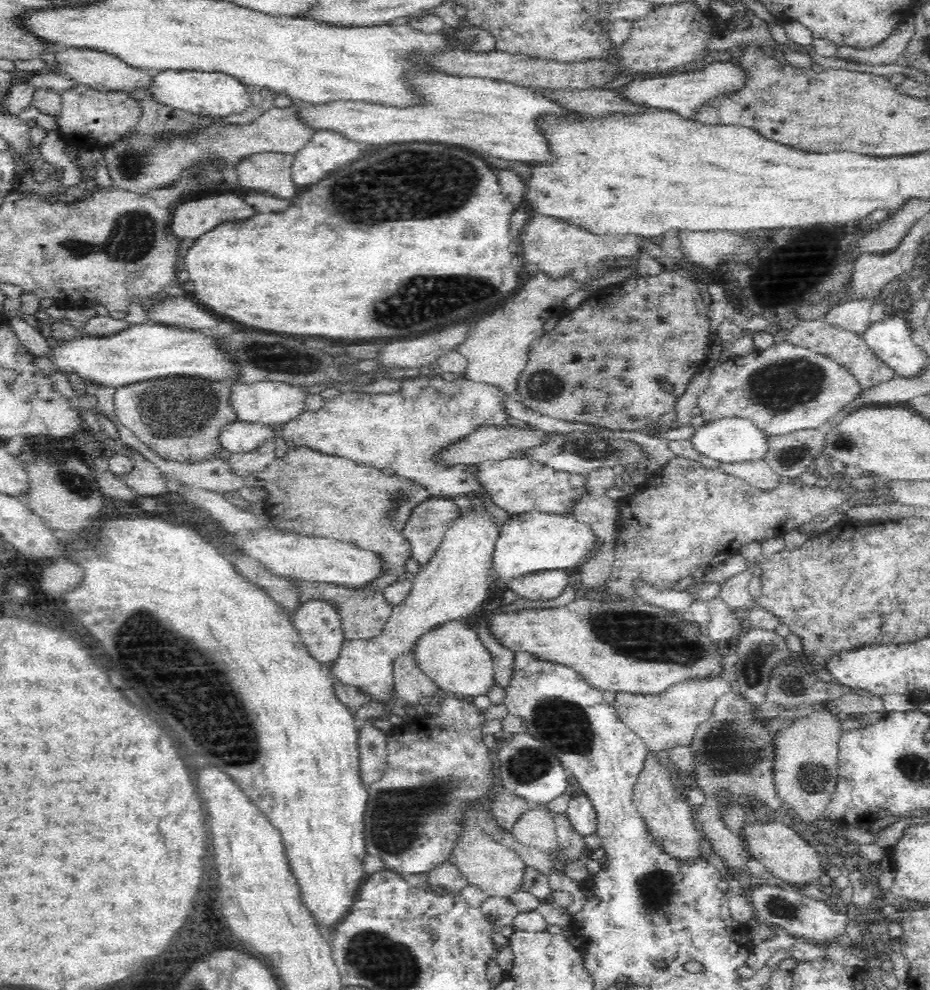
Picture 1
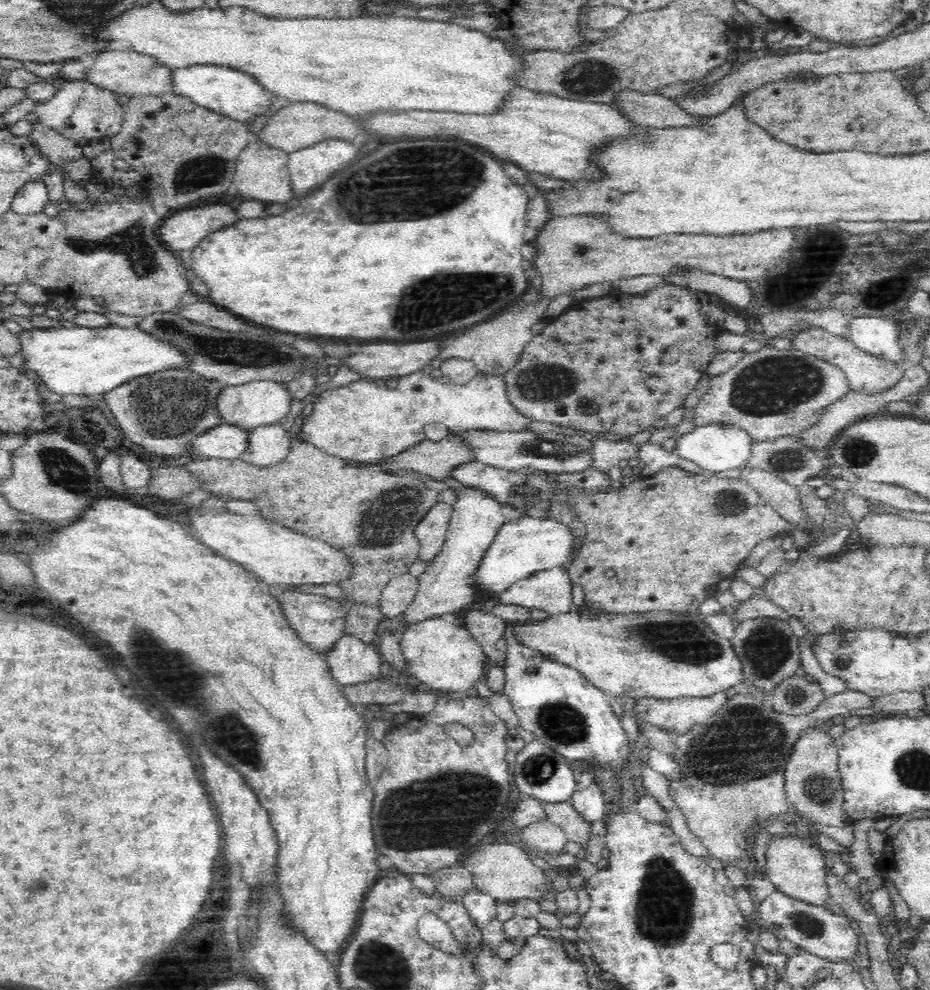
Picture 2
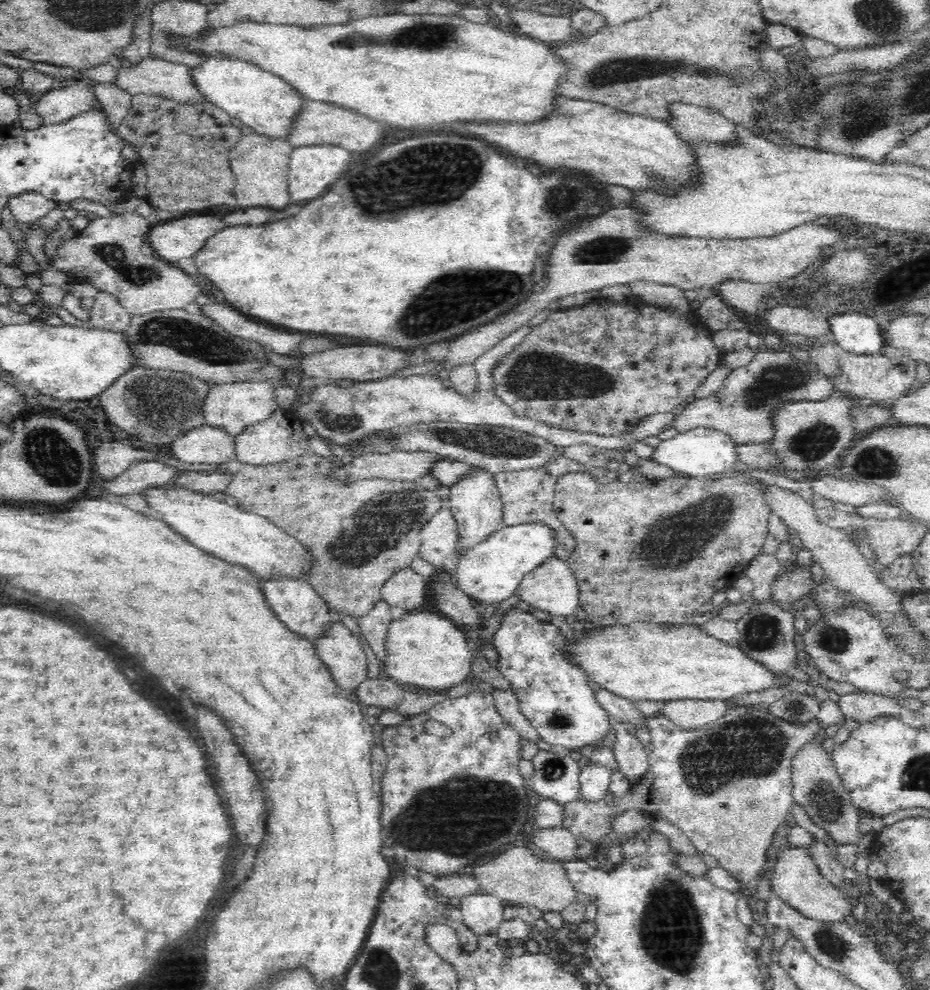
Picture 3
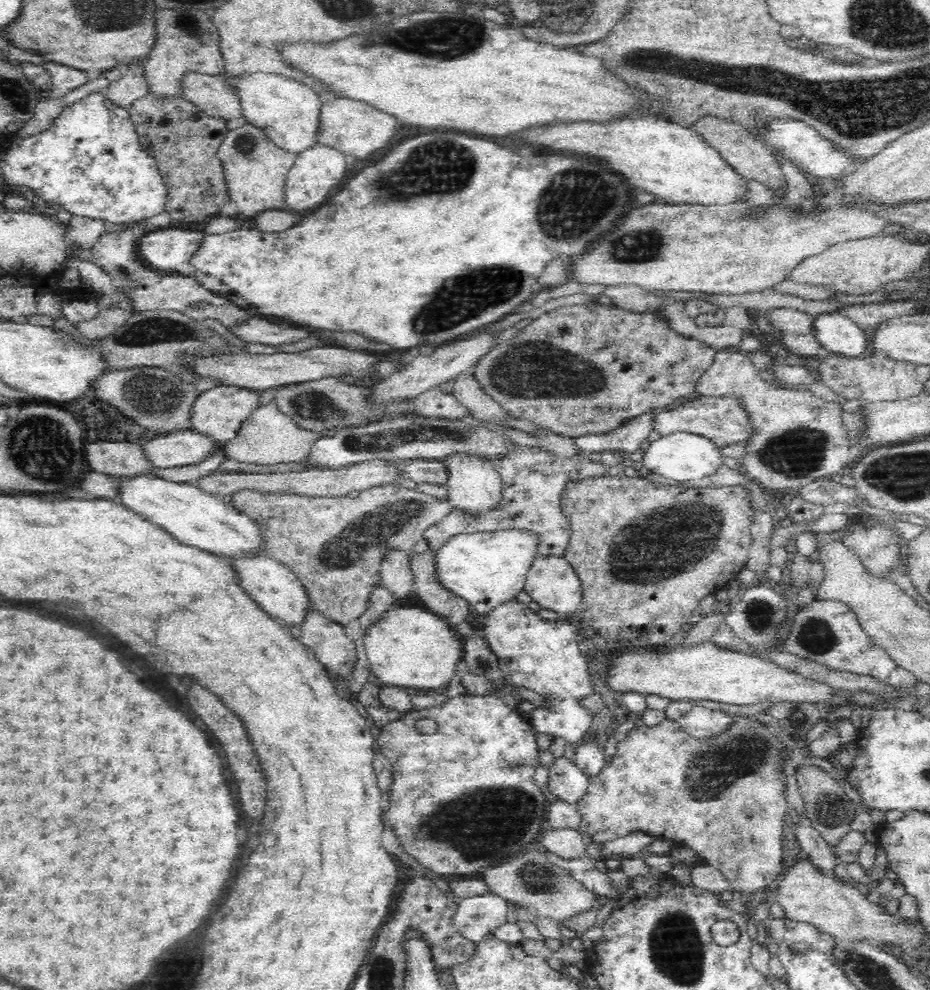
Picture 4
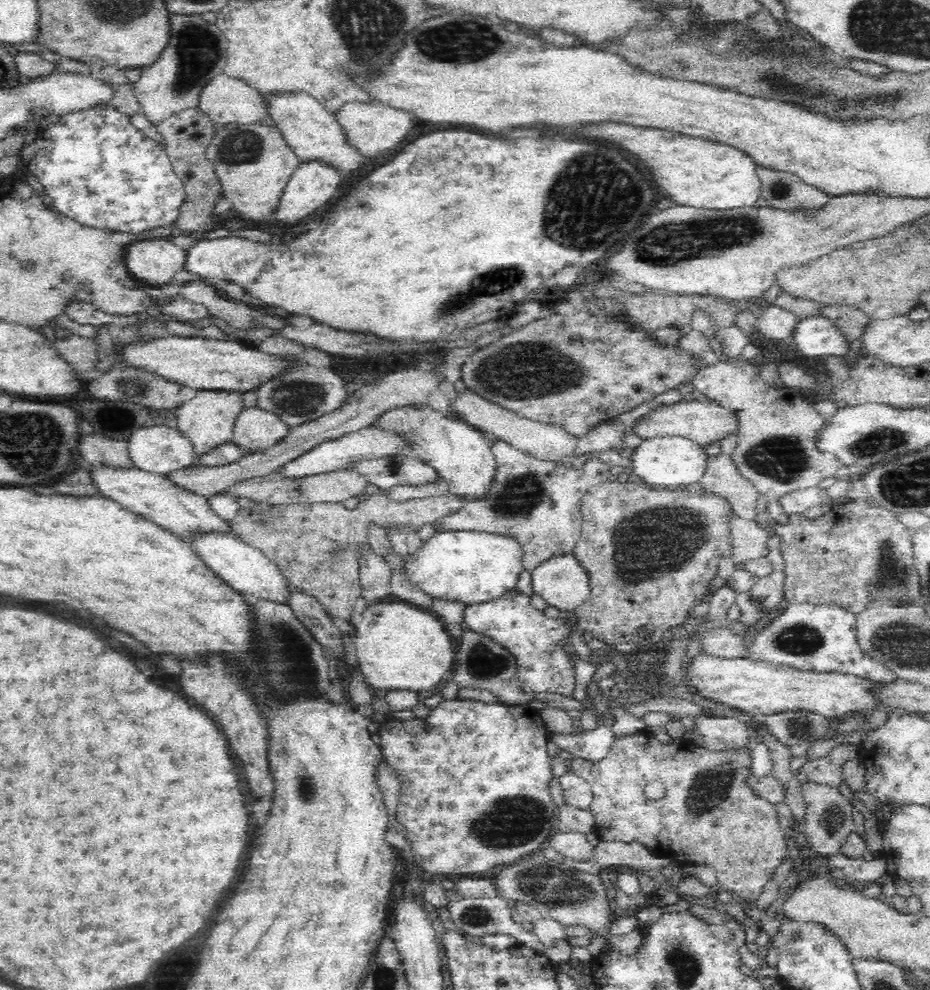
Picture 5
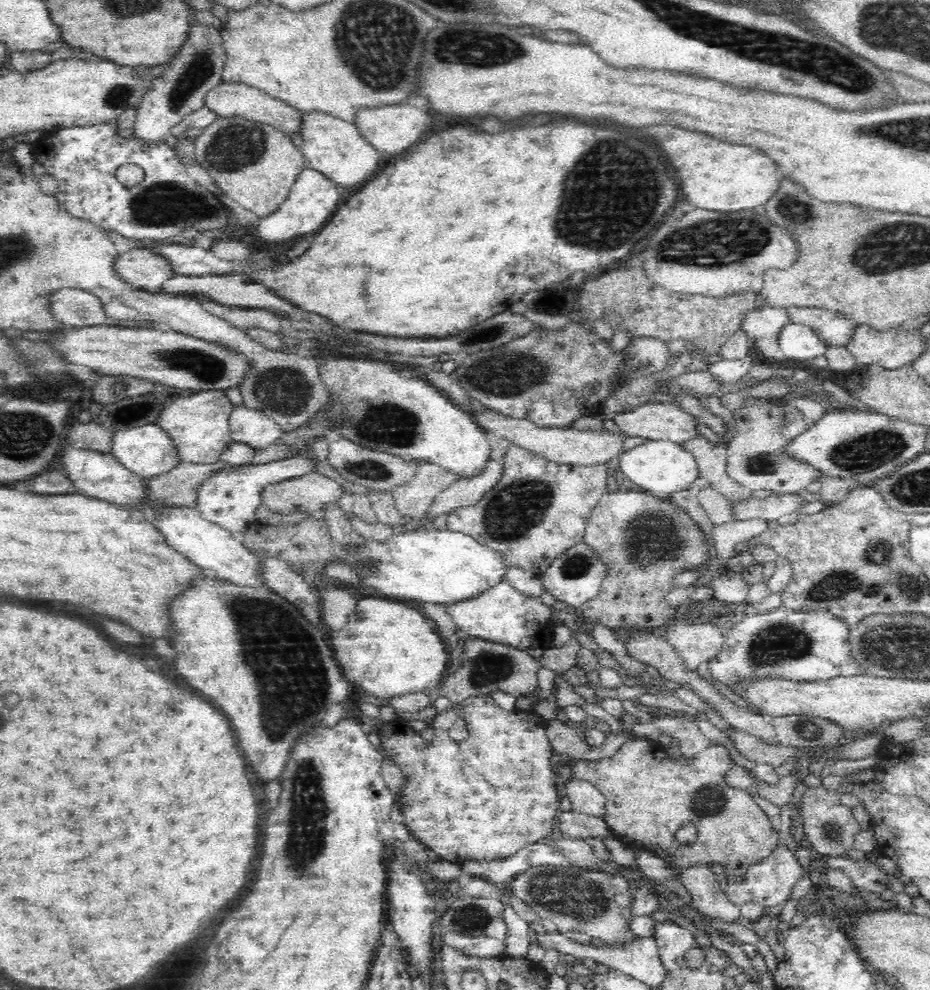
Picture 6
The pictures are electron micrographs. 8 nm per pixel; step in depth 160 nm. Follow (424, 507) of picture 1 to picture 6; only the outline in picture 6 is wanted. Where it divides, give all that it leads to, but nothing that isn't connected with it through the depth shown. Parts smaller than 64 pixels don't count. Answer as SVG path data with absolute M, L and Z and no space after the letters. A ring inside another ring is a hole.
M508 445L507 449L497 483L477 503L452 511L447 529L472 535L504 553L509 567L540 574L557 556L583 542L592 507L607 491L606 476L611 464L558 464L518 445Z

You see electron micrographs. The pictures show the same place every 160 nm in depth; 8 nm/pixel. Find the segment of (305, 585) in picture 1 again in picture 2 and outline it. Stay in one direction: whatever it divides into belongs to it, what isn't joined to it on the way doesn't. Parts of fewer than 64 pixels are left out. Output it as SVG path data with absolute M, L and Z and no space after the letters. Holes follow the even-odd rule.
M356 601L346 615L345 632L370 643L377 638L380 626L386 618L379 605L366 605Z

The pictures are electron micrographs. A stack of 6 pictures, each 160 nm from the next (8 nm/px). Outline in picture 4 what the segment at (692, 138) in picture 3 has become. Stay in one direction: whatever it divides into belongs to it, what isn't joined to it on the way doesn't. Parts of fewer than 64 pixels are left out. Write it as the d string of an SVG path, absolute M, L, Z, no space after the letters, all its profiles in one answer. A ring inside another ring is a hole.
M710 115L701 116L692 127L697 136L732 167L732 171L736 175L761 180L761 182L769 184L777 190L778 188L787 188L780 165L772 155L771 150L762 140L756 140L745 128L727 119Z

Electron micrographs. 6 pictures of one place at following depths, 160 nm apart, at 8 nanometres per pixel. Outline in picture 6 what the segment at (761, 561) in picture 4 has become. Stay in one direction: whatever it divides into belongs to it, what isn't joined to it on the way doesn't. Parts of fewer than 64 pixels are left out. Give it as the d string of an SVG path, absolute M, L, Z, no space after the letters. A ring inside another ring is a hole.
M700 435L700 438L682 442L685 450L691 452L698 461L699 476L708 480L709 486L726 497L728 502L744 502L755 495L747 486L732 479L727 472L727 445L713 442Z

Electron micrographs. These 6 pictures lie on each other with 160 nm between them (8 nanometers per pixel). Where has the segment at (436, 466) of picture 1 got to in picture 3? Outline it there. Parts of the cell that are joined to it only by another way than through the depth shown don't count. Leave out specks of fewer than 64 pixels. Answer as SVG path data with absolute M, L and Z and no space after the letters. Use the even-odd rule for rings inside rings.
M528 323L517 328L512 334L497 342L490 350L482 353L474 359L476 371L475 391L471 395L455 391L445 382L443 374L410 376L390 376L376 381L356 382L352 386L342 388L333 381L318 382L304 399L302 410L296 414L302 422L308 422L318 432L318 436L328 444L338 444L345 448L349 455L359 457L356 445L366 440L372 434L378 432L392 432L396 428L415 428L418 424L430 424L432 422L460 422L469 425L501 426L516 429L528 434L534 434L548 439L556 445L563 447L578 443L596 445L600 448L622 450L624 438L630 438L626 442L634 442L642 436L660 434L674 422L675 415L671 412L654 414L652 418L643 418L632 432L626 432L624 436L602 436L592 433L576 432L550 426L533 418L521 417L515 410L508 406L496 393L496 379L494 368L506 358L506 354L512 354L514 348L532 332L533 326Z

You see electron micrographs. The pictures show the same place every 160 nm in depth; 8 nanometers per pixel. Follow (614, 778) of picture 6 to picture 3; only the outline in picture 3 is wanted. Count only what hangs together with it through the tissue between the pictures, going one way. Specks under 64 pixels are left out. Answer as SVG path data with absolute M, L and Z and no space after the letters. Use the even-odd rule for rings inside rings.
M762 704L732 706L725 711L726 714L716 722L696 730L679 729L662 716L649 718L647 729L654 747L652 752L648 752L650 770L640 781L633 783L627 796L620 801L612 801L609 792L609 796L597 804L588 804L578 799L562 805L561 825L576 839L596 842L611 832L616 816L635 808L651 818L670 820L688 836L692 846L699 852L714 856L719 865L730 871L743 886L757 882L762 878L772 836L780 824L789 820L791 807L795 804L792 797L791 760L804 743L810 742L820 732L821 721L816 717L808 724L789 722L775 716Z

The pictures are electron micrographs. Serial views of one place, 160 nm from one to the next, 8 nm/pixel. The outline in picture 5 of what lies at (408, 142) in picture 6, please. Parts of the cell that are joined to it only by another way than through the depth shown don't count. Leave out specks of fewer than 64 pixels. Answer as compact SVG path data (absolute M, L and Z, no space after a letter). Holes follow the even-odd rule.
M372 100L345 102L336 112L333 112L333 117L343 130L347 145L355 148L363 159L374 158L374 156L382 154L384 150L394 148L398 142L404 142L408 128L414 121L412 116L403 110L396 110Z

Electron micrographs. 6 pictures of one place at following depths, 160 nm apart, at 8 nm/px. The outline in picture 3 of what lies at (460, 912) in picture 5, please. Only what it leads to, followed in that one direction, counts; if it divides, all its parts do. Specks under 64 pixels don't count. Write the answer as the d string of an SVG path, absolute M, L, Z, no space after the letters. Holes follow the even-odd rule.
M480 892L462 897L458 905L463 922L477 935L496 933L503 917L504 902Z

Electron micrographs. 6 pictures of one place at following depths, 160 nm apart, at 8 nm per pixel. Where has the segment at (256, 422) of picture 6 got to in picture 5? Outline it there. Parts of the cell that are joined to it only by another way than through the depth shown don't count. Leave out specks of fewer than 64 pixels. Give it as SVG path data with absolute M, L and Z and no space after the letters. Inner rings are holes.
M258 406L244 408L236 419L232 443L244 451L244 454L264 452L268 448L278 444L280 440L284 440L290 434L291 427L280 415L274 414L272 411L264 410Z

